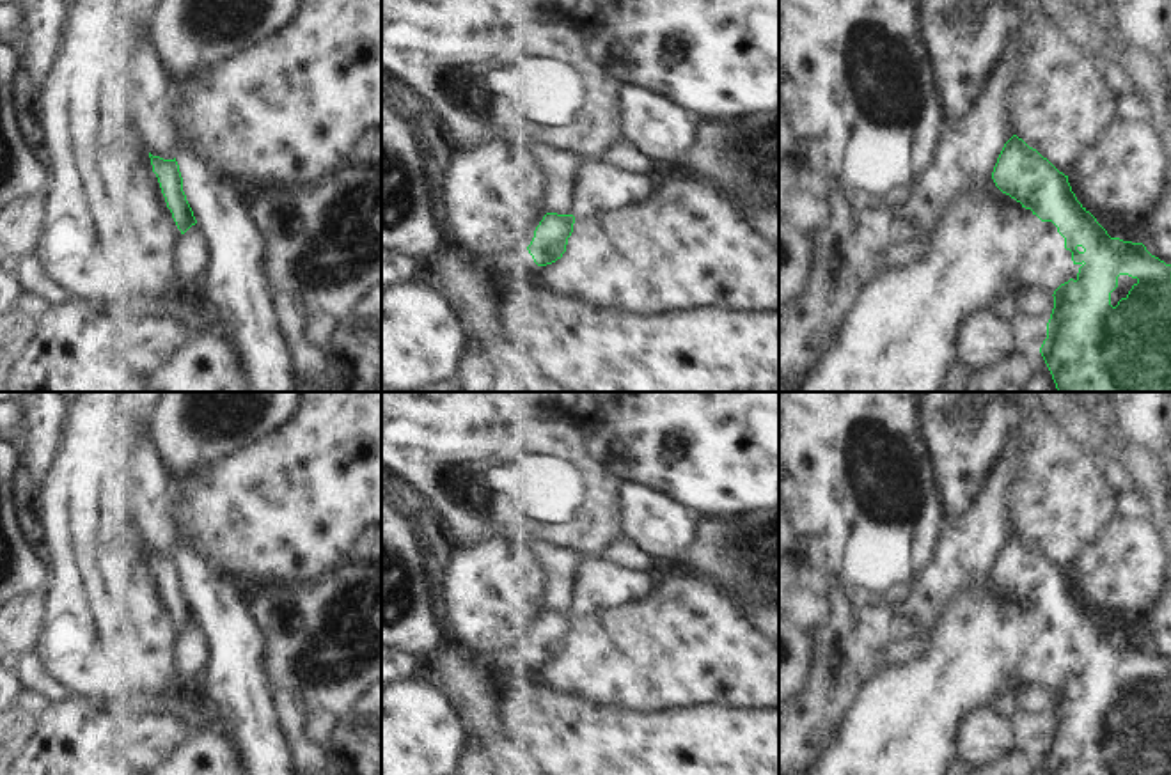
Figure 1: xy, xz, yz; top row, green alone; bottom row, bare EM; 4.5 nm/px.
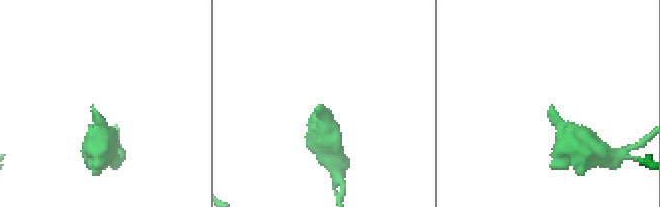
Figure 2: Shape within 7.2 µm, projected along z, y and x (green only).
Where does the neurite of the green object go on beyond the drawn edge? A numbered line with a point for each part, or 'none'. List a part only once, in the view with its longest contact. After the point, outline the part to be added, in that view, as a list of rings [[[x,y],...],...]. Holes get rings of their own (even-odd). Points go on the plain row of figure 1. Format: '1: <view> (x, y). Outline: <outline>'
1: xz (502, 664). Outline: [[[513,646],[495,651],[483,661],[483,665],[500,681],[513,677],[515,674],[530,674],[538,661],[527,646]]]

